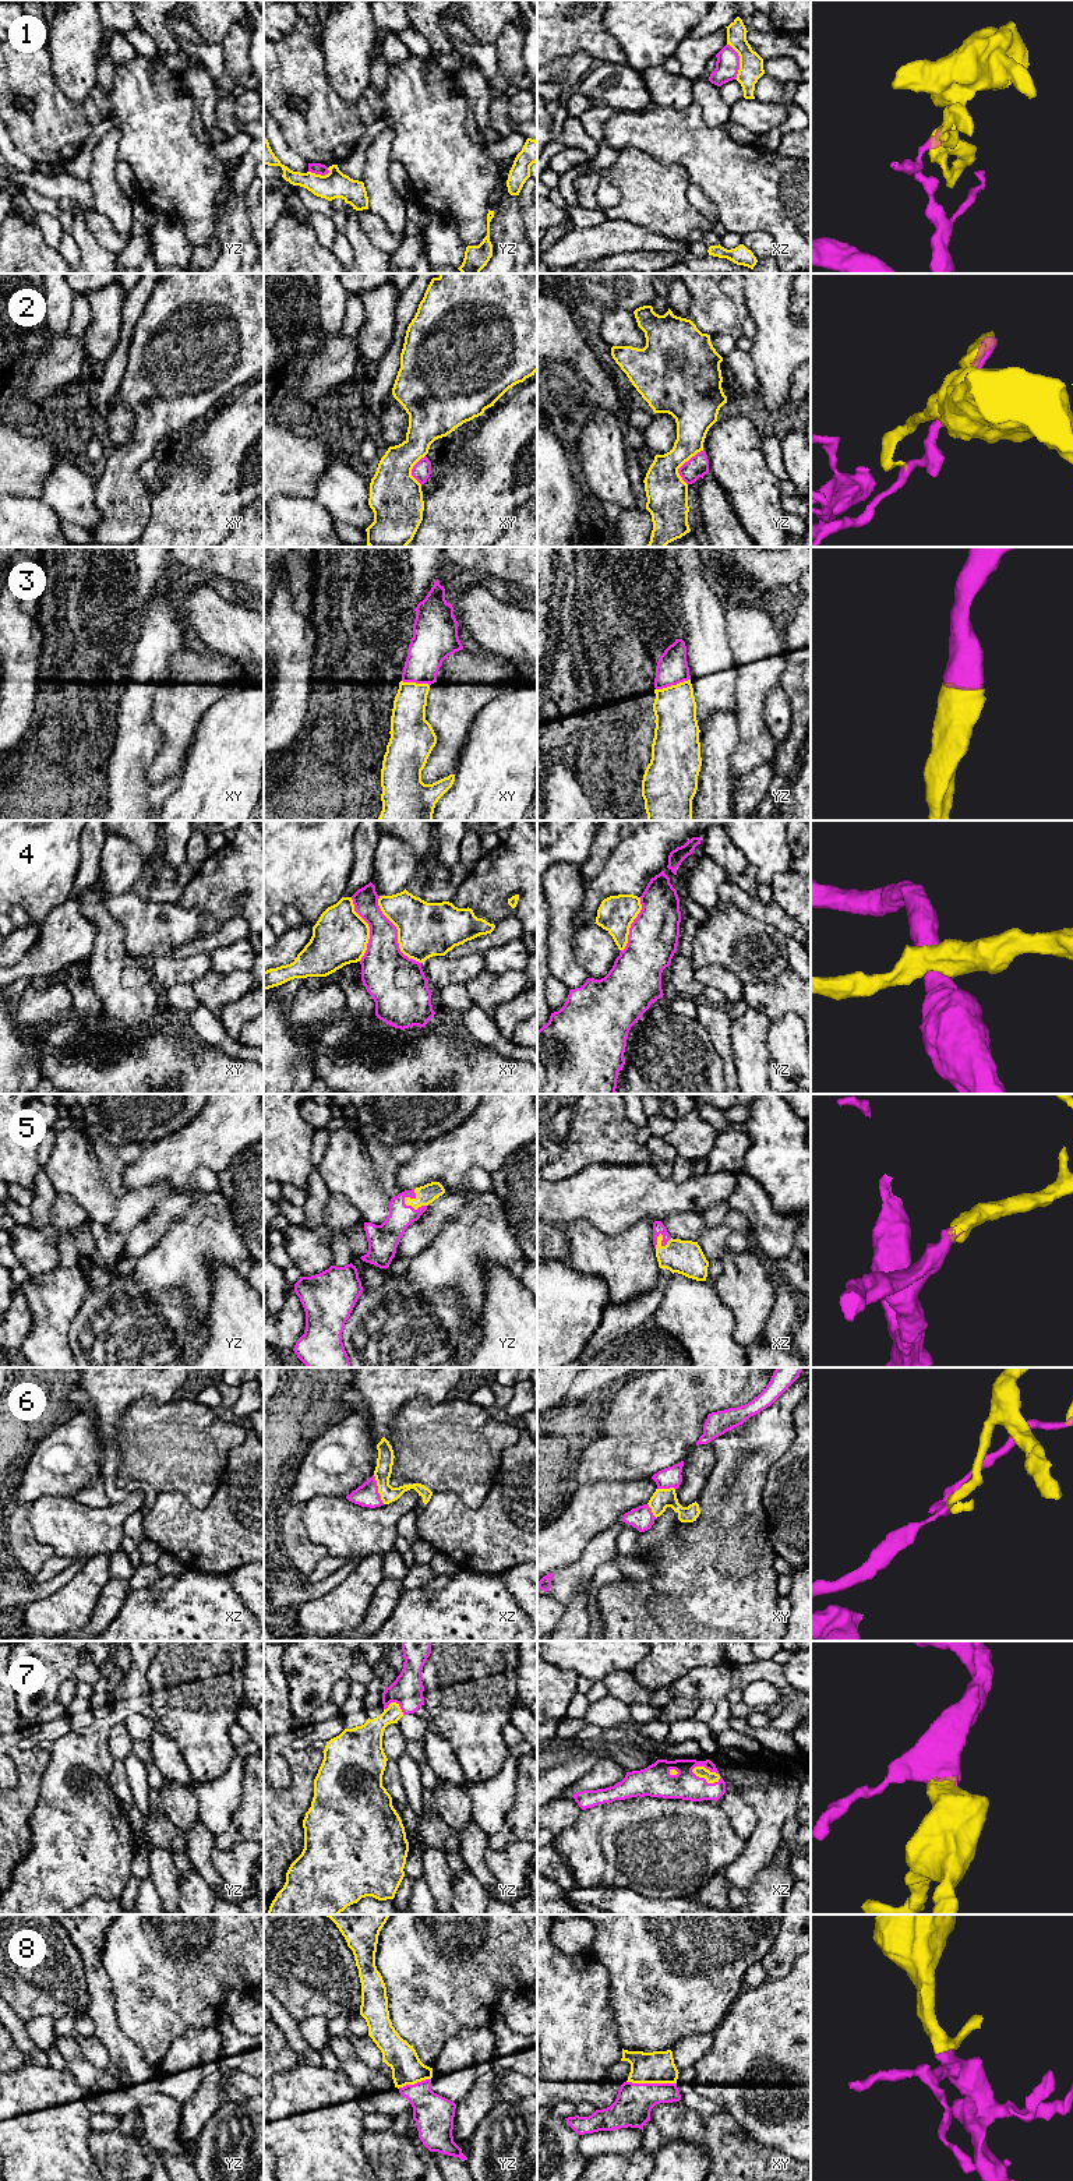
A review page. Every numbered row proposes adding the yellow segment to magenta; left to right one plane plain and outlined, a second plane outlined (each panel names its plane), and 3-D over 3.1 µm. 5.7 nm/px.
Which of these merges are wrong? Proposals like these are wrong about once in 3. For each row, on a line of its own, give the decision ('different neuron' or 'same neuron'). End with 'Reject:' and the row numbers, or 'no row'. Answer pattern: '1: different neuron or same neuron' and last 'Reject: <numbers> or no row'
1: different neuron
2: different neuron
3: same neuron
4: different neuron
5: same neuron
6: different neuron
7: same neuron
8: same neuron
Reject: 1, 2, 4, 6

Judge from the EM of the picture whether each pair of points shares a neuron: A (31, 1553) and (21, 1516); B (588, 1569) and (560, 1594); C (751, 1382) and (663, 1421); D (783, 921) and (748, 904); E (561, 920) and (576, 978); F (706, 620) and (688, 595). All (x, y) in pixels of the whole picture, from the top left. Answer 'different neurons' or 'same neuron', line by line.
A: same neuron
B: same neuron
C: same neuron
D: same neuron
E: same neuron
F: same neuron

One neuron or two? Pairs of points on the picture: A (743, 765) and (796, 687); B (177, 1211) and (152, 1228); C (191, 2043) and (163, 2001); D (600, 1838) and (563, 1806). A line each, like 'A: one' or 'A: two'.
A: two
B: one
C: two
D: two

